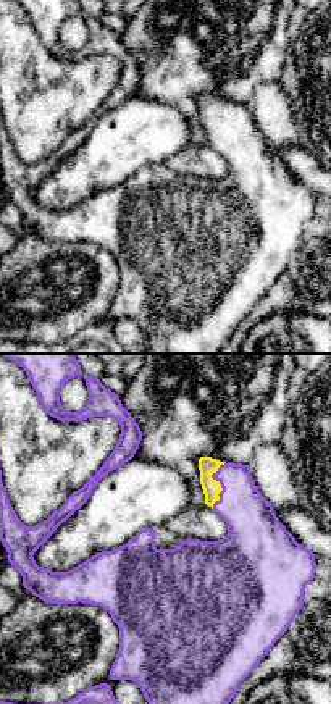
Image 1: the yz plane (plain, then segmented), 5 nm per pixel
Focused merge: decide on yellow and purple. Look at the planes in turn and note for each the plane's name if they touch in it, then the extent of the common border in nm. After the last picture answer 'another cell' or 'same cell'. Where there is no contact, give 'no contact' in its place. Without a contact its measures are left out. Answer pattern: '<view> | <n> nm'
yz | 240 nm

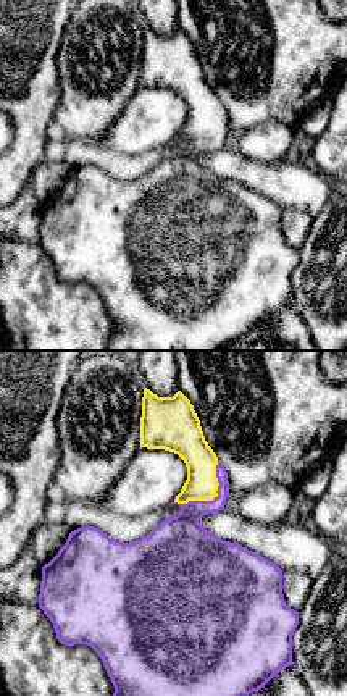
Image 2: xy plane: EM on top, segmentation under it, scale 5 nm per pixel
xy | 300 nm

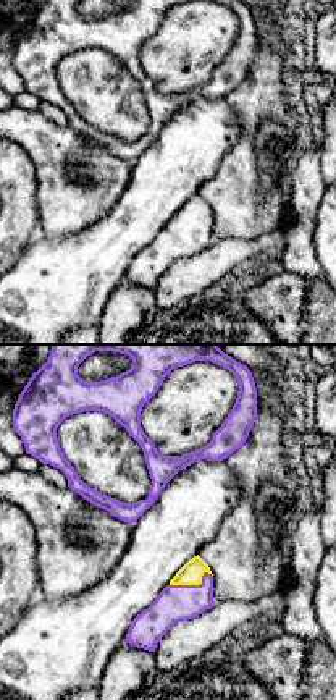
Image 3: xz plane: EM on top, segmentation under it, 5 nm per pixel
xz | 220 nm

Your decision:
same cell

